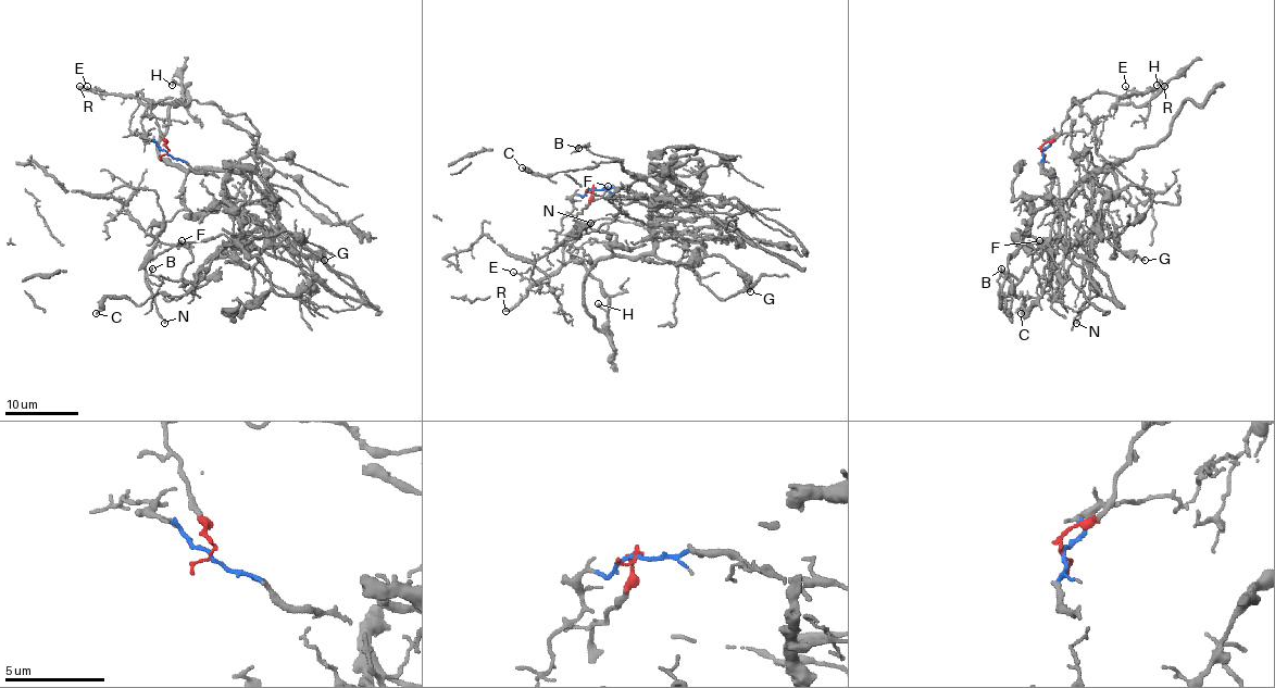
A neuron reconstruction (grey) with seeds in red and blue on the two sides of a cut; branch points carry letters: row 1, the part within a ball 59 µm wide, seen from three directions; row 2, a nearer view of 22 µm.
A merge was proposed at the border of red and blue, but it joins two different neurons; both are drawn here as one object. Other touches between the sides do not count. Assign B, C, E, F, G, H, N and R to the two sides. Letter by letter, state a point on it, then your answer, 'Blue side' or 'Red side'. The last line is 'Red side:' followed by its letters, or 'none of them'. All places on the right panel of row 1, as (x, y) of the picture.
B: Place: (1001, 269). Blue side
C: Place: (1021, 313). Blue side
E: Place: (1125, 86). Red side
F: Place: (1039, 240). Blue side
G: Place: (1145, 260). Red side
H: Place: (1157, 85). Red side
N: Place: (1076, 323). Red side
R: Place: (1164, 86). Red side
Red side: E, G, H, N, R

